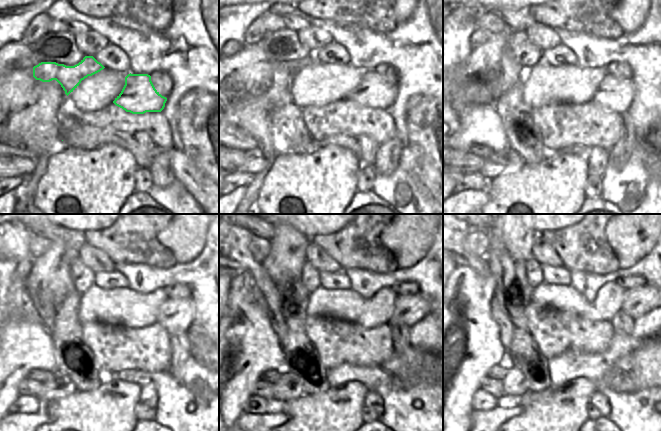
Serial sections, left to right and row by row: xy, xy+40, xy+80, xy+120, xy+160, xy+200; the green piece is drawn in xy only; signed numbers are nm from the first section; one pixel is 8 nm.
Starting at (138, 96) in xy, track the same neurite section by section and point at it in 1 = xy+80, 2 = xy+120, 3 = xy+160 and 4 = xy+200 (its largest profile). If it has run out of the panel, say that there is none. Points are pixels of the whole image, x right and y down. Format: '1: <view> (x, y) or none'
1: xy+80 (613, 93)
2: xy+120 (176, 314)
3: xy+160 (408, 310)
4: xy+200 (638, 301)

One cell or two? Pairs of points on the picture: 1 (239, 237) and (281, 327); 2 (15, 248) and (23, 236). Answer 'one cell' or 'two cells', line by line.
1: one cell
2: one cell

